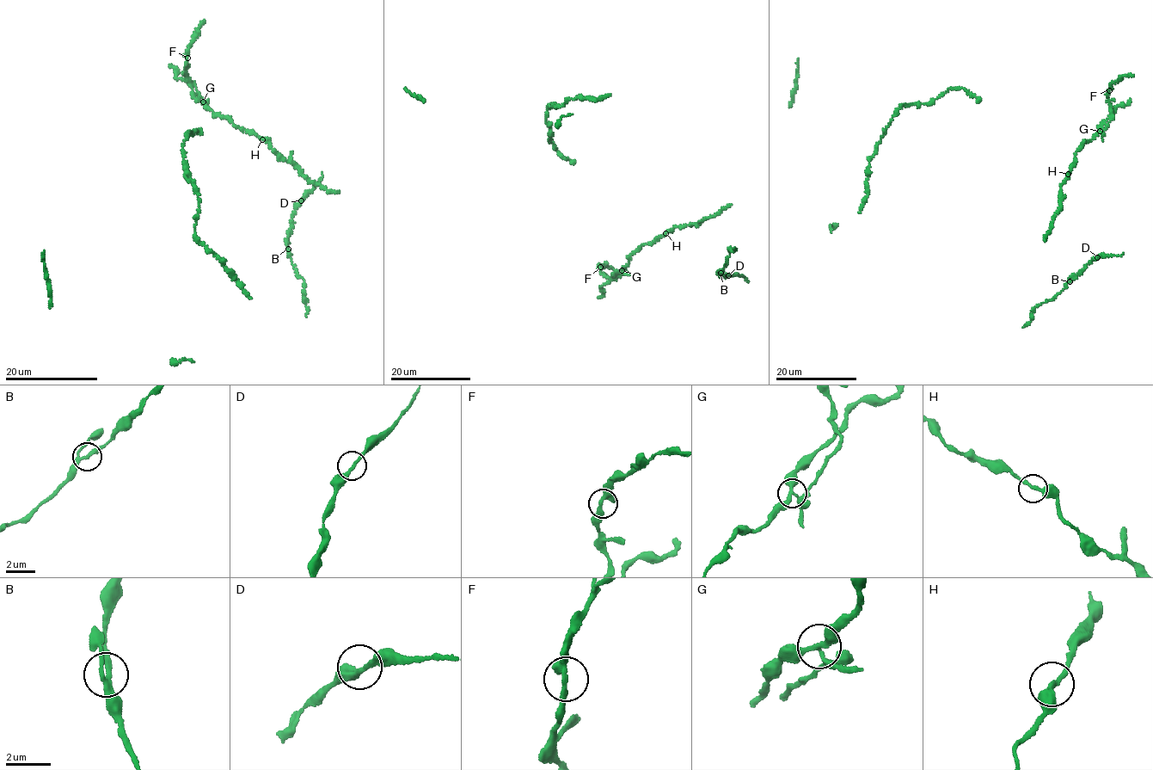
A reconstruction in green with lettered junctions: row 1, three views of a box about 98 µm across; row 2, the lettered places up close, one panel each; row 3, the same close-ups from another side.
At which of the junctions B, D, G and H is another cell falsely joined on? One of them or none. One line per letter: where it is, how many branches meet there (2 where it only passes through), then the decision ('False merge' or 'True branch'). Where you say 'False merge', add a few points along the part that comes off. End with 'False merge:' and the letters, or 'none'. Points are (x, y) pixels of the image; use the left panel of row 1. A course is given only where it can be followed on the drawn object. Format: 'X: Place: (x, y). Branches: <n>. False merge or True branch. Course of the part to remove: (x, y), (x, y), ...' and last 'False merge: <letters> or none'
B: Place: (288, 249). Branches: 3. True branch
D: Place: (301, 200). Branches: 2. True branch
G: Place: (203, 101). Branches: 5. False merge. Course of the part to remove: (203, 101), (185, 72), (187, 52), (197, 28), (205, 20)
H: Place: (262, 139). Branches: 2. True branch
False merge: G

